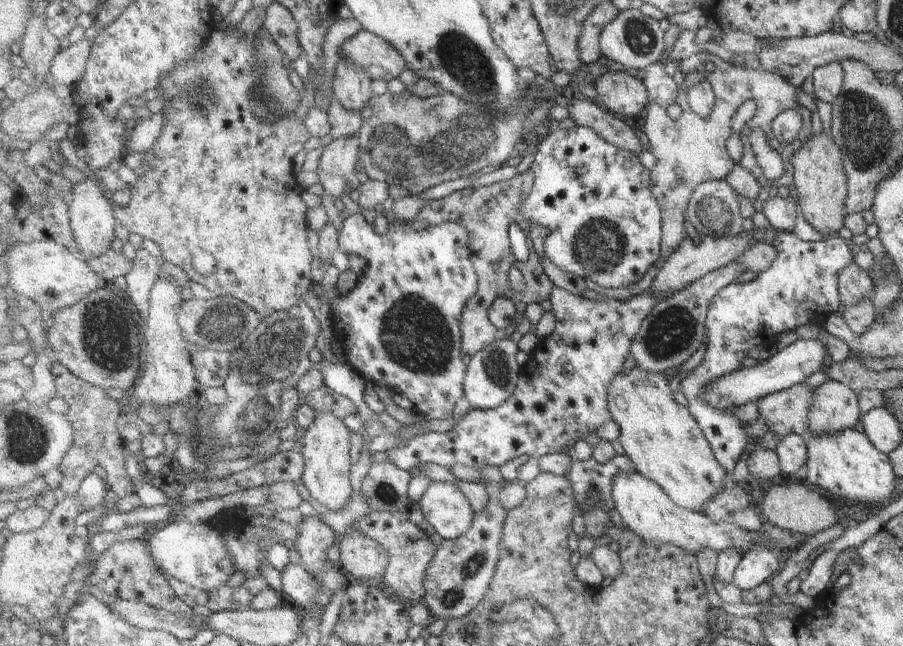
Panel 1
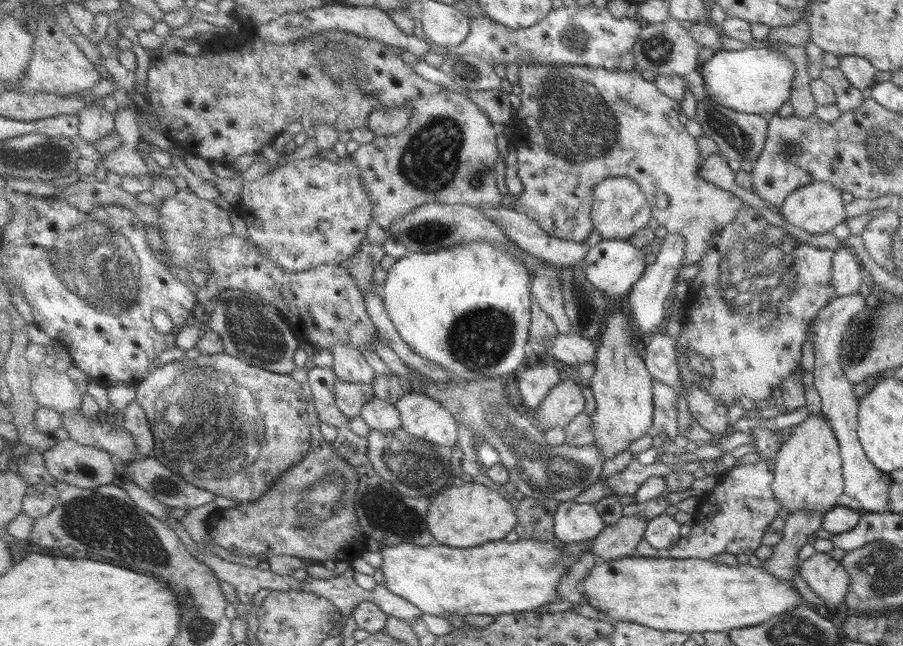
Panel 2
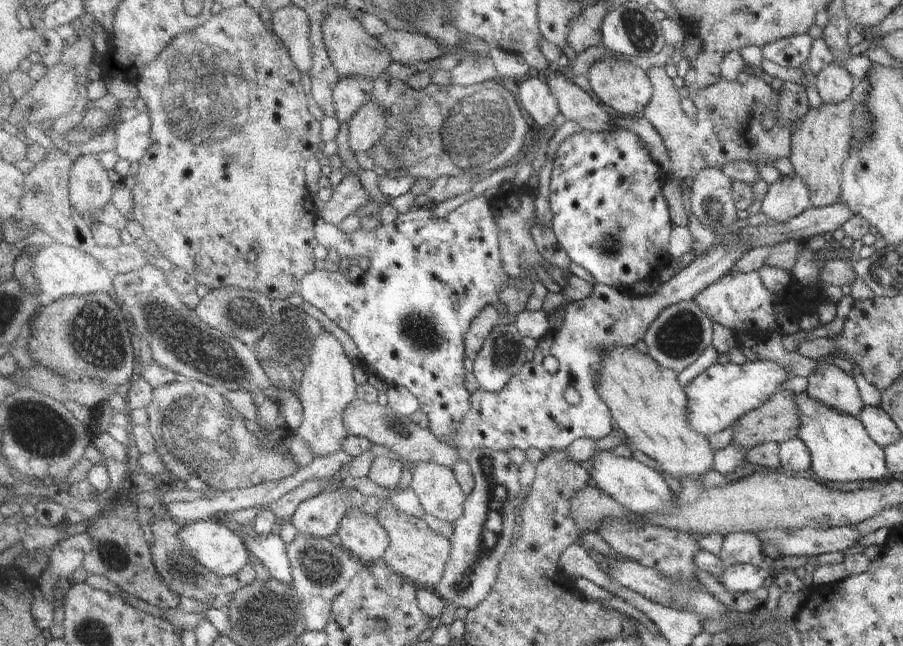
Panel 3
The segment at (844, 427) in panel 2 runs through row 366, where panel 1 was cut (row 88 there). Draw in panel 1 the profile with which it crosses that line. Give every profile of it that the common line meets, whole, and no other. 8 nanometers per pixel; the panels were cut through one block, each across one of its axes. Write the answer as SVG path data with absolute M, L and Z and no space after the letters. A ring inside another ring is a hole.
M839 62L828 63L816 68L811 74L815 96L832 104L841 93L843 85L843 68Z

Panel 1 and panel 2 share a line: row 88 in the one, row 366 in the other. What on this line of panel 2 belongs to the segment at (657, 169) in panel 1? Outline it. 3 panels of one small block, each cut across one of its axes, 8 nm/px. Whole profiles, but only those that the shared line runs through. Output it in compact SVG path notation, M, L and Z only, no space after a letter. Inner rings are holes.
M740 206L735 220L720 230L710 243L704 260L699 263L701 272L688 292L687 302L695 311L692 324L686 326L678 341L681 377L686 387L703 388L724 406L732 404L737 398L743 398L748 403L756 401L764 404L772 394L777 394L783 380L801 364L802 345L819 310L838 296L833 285L833 256L831 249L809 246L808 242L799 241L787 229L777 225L767 226L765 219L752 206ZM755 236L763 236L768 246L775 245L792 257L792 268L797 272L796 282L793 282L792 294L780 302L776 310L769 310L769 314L762 318L735 317L726 296L722 294L722 262L732 245ZM689 350L703 354L711 362L711 377L692 368Z

